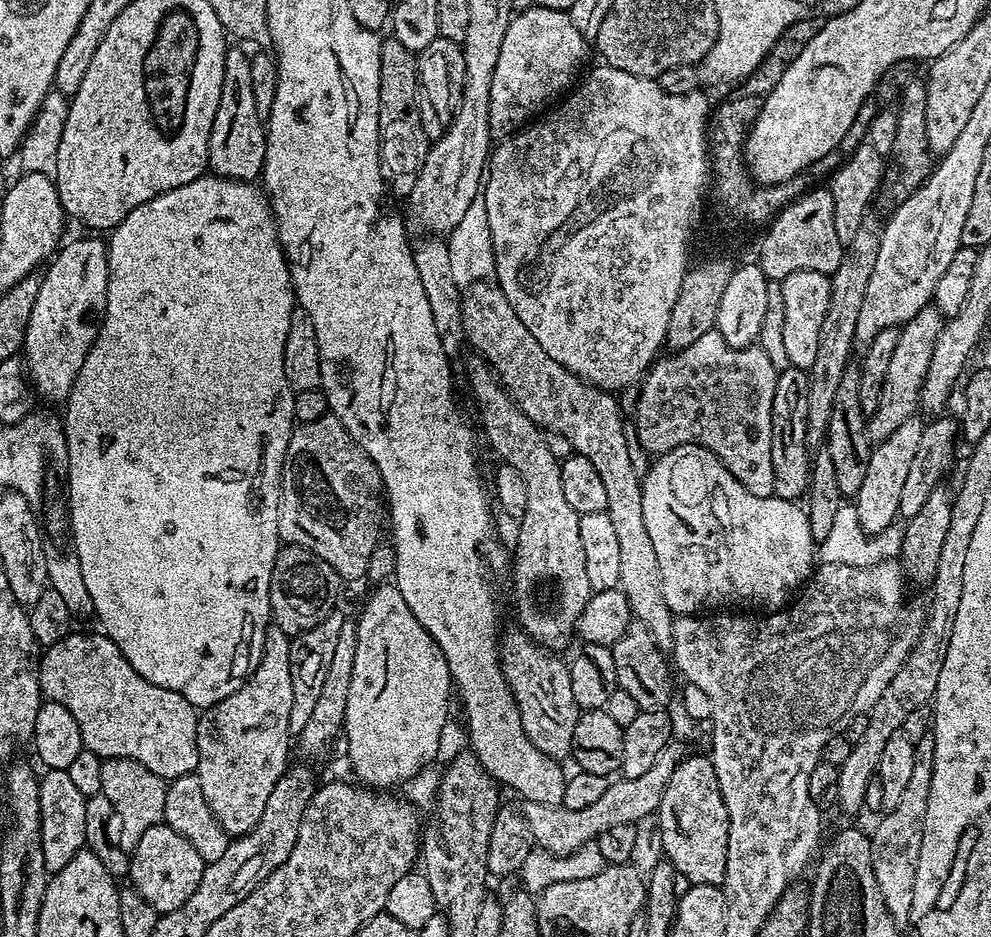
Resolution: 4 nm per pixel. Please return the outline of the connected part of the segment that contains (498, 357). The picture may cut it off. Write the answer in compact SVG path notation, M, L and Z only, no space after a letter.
M491 279L479 280L463 289L460 297L464 338L477 348L479 359L489 365L500 380L506 394L545 433L556 432L570 442L573 453L590 458L594 470L602 477L608 495L608 517L618 538L620 583L619 591L628 598L628 611L654 638L662 650L671 649L674 613L666 606L654 554L654 542L646 534L646 518L642 518L642 476L632 465L628 449L630 436L624 433L624 420L616 405L616 396L596 388L587 380L562 367L522 326L522 318L510 306L500 285Z

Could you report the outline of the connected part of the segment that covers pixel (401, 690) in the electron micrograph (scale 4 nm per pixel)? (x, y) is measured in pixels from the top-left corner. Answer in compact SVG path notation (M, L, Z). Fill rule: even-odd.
M384 582L373 588L376 589L365 602L360 620L355 621L354 674L350 678L350 694L346 698L342 740L344 736L348 743L348 760L356 771L355 779L372 790L392 790L395 784L407 784L435 761L432 759L440 752L440 735L448 720L448 692L450 696L454 685L438 642L434 642L422 622L414 618L410 606L406 606L406 598L402 598L395 583Z

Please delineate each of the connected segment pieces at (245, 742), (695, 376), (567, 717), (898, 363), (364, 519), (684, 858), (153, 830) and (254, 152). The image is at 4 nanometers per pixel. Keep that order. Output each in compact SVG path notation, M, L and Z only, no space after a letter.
M269 626L264 632L262 651L244 685L211 708L203 709L196 722L198 762L195 774L202 782L206 806L220 823L220 829L232 838L246 835L258 818L262 818L262 809L266 807L266 798L270 798L270 790L274 790L278 778L290 764L288 723L290 702L294 702L294 690L290 686L291 645L291 639L282 629Z
M715 330L702 334L702 338L698 338L698 342L686 346L680 352L672 352L668 357L657 359L652 367L648 369L643 377L642 385L644 389L640 392L640 397L636 400L636 436L634 432L634 440L641 444L646 451L651 454L659 454L668 452L672 448L682 444L701 444L706 450L710 450L720 461L726 466L726 470L730 470L730 474L734 474L734 478L738 478L738 482L742 482L742 486L746 486L746 490L750 494L758 494L758 498L766 498L774 493L774 462L770 462L770 442L772 441L772 402L774 398L774 386L776 385L776 377L778 369L770 362L770 358L766 358L766 354L759 348L753 346L750 348L731 348L722 338L720 332Z
M523 632L503 633L499 641L500 649L500 669L504 671L506 682L514 694L514 702L518 706L518 714L522 718L522 726L525 734L530 738L530 742L539 750L541 757L553 758L552 756L567 757L572 751L572 739L574 738L574 726L578 722L581 709L574 702L574 690L570 686L570 670L565 661L560 661L559 655L551 651L542 650L541 645Z
M931 302L918 310L900 328L898 344L894 346L894 355L890 358L890 370L886 370L882 394L878 398L878 410L874 410L874 414L867 417L866 420L866 431L869 441L873 445L888 440L890 434L898 426L902 426L902 422L906 422L910 417L917 415L923 380L927 376L928 369L930 369L936 343L944 332L945 323L945 313L941 312L935 303Z
M326 415L314 422L296 424L286 446L284 465L280 467L280 501L278 502L278 530L285 545L297 544L310 550L337 572L341 581L364 580L368 575L370 554L378 546L376 523L382 520L382 485L380 472L374 462L350 438L346 426L334 415Z
M685 755L674 774L670 774L670 782L662 794L658 809L658 823L664 855L678 872L686 874L693 885L723 885L730 822L726 814L726 802L722 802L718 774L714 774L714 766L707 755Z
M161 822L150 826L150 830L146 830L142 838L138 838L138 846L131 852L128 861L127 879L131 887L142 894L142 898L146 898L150 906L154 906L157 914L163 914L178 910L184 905L186 898L194 894L198 882L202 880L204 866L198 850L194 850L194 846L190 846L190 842L182 838L182 834Z
M229 47L224 53L222 94L218 98L218 114L210 130L207 171L224 180L252 182L263 173L266 158L266 124L258 118L250 79L251 55L240 48Z

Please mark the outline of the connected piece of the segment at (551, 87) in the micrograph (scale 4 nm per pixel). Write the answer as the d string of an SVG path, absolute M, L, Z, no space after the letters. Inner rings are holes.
M535 6L517 11L508 21L506 36L502 38L502 50L498 50L498 64L494 66L494 78L490 82L490 131L493 134L515 133L525 127L537 113L547 109L553 101L563 97L573 87L572 75L584 60L584 44L586 38L578 26L574 26L568 12Z

